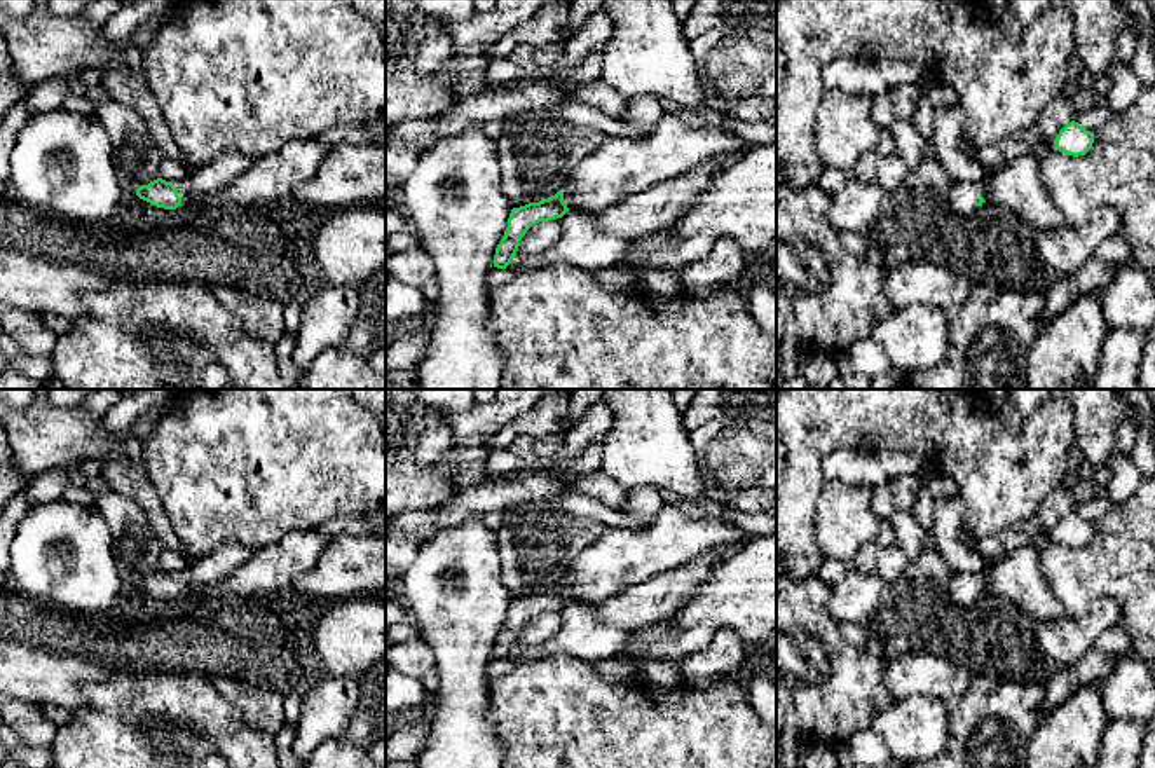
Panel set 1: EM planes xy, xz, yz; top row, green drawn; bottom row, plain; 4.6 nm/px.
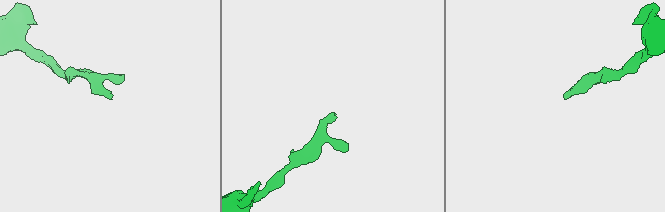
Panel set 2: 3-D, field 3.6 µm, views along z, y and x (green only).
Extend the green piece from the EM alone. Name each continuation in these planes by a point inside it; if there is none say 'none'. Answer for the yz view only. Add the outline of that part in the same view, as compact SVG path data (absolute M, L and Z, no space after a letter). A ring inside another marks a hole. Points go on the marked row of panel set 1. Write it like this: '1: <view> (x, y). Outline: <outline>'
1: yz (963, 196). Outline: M954 182L949 187L949 206L958 215L968 215L977 209L982 197L986 201L988 182Z

